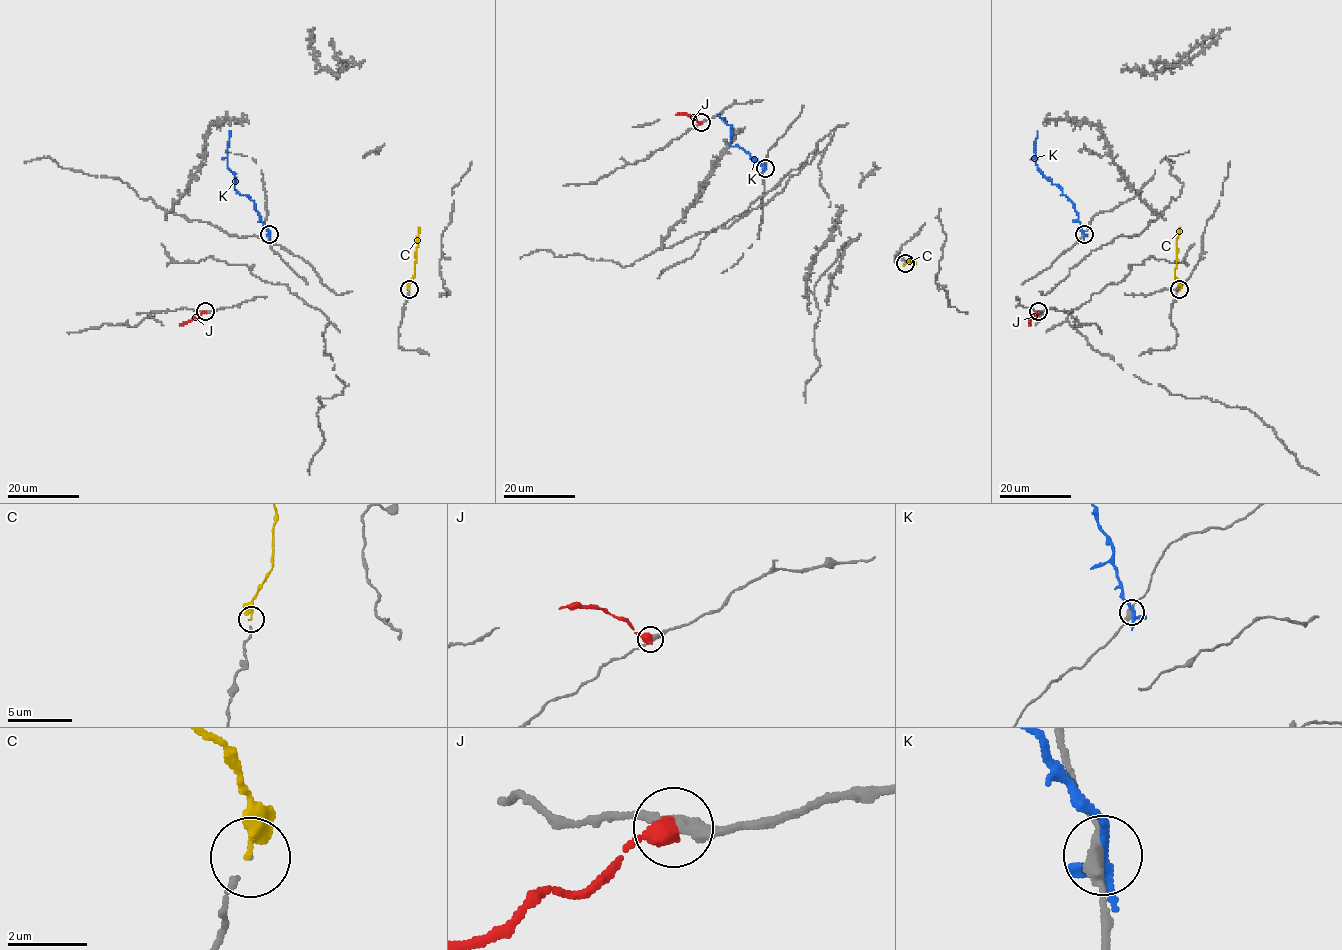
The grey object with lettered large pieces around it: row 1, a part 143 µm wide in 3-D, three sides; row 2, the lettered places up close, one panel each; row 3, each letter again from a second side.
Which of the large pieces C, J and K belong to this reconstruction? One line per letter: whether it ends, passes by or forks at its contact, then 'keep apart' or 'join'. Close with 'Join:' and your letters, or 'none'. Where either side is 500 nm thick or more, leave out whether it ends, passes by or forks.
C: it ends there; join
J: keep apart
K: it forks there; keep apart
Join: C

